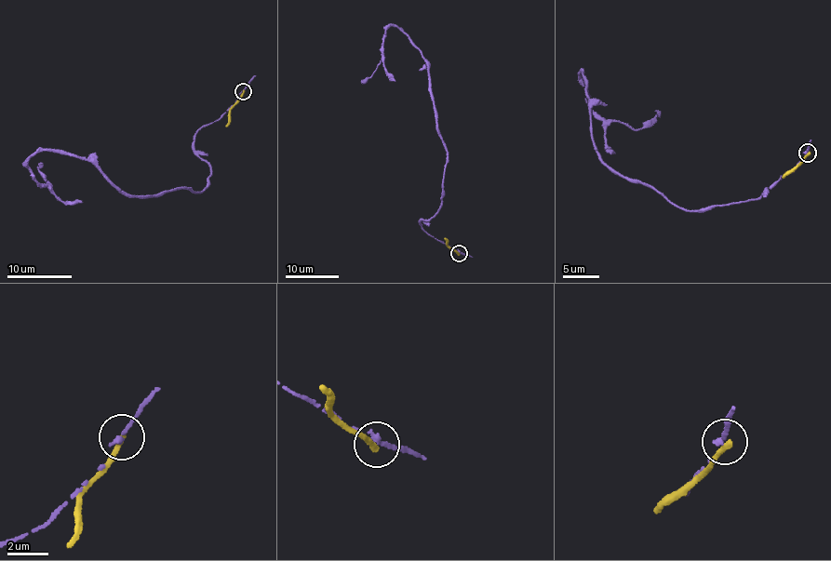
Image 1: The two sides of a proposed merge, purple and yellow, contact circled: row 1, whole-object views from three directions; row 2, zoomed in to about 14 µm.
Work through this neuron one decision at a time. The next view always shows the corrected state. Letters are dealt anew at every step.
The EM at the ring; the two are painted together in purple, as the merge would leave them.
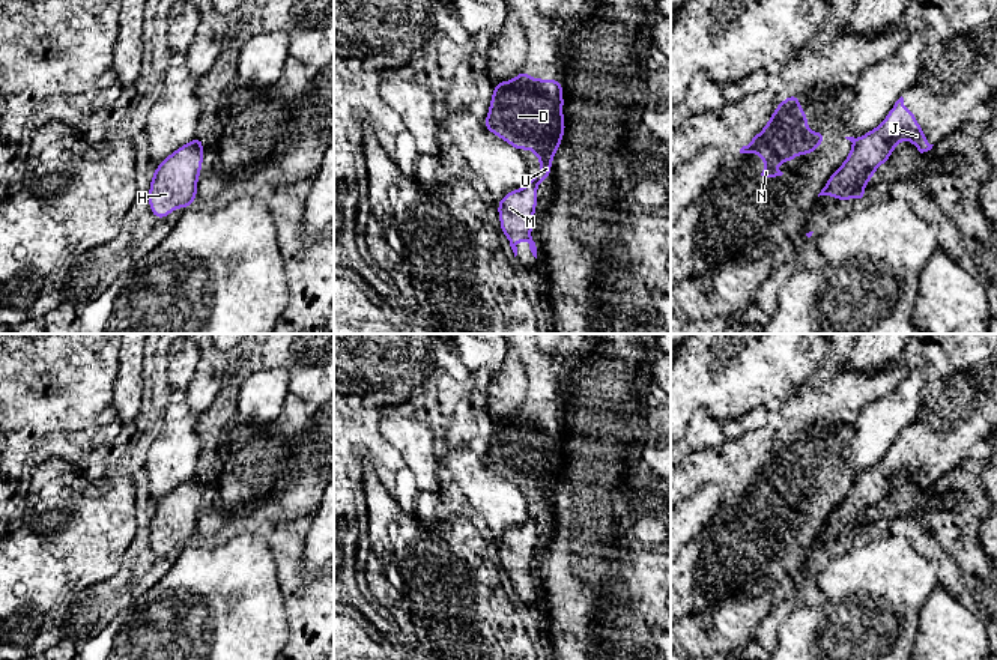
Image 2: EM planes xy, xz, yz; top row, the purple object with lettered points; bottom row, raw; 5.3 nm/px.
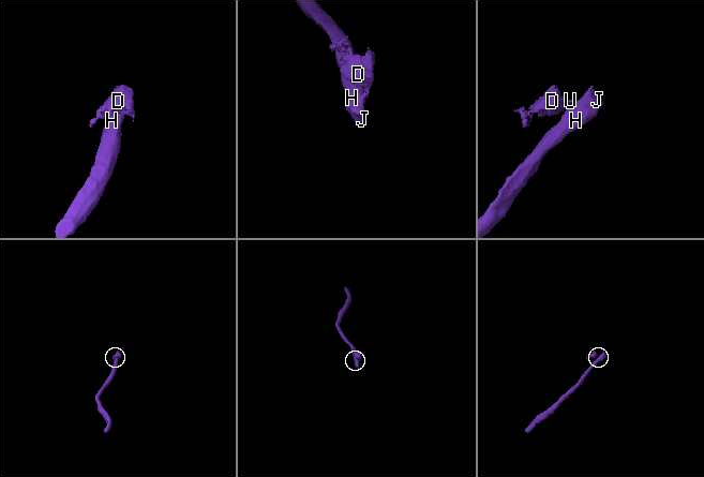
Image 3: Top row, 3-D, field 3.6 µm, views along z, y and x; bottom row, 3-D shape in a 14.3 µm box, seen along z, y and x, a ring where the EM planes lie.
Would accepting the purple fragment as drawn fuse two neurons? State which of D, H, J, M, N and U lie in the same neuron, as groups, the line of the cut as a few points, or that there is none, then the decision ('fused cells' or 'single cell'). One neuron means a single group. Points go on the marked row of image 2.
D N U / H J M; cut in xz along (531, 181), (536, 185); fused cells

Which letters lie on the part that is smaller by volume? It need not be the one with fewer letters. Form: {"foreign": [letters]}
{"foreign": ["D", "N", "U"]}

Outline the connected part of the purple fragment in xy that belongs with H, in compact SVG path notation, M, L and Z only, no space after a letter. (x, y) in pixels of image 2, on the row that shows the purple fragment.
M194 140L170 153L155 170L149 186L149 207L164 219L177 207L191 207L203 165L203 147Z

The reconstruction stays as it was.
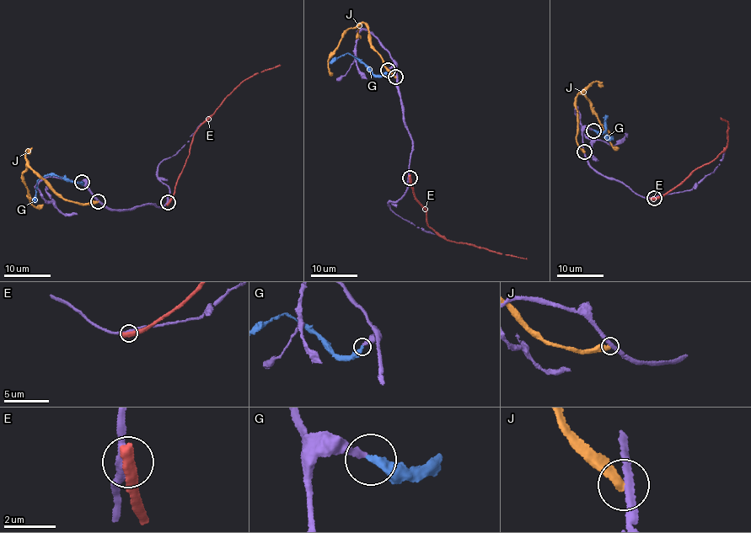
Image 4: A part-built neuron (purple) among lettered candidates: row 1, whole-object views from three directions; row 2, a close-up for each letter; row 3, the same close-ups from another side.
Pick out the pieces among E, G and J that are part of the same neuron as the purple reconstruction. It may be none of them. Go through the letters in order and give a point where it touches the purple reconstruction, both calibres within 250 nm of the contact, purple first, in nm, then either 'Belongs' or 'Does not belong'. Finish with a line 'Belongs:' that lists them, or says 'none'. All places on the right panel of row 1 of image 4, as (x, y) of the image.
E: Touches purple at (654, 198). Thickness 360 nm (purple) against 500 nm. Does not belong
G: Touches purple at (593, 130). Thickness 240 nm (purple) against 320 nm. Belongs
J: Touches purple at (584, 151). Thickness 280 nm (purple) against 360 nm. Does not belong
Belongs: G

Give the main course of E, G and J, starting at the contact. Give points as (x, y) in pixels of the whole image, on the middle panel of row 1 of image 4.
E: (409, 178), (413, 195), (426, 212), (427, 225), (434, 231), (451, 241), (527, 258)
G: (388, 71), (381, 75), (372, 73), (363, 63), (347, 53), (329, 65)
J: (395, 77), (375, 50), (367, 30), (362, 22), (343, 34), (328, 59), (330, 76)

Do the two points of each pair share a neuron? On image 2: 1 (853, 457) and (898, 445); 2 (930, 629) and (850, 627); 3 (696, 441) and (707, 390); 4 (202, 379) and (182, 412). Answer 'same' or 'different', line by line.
1: different
2: different
3: different
4: different

